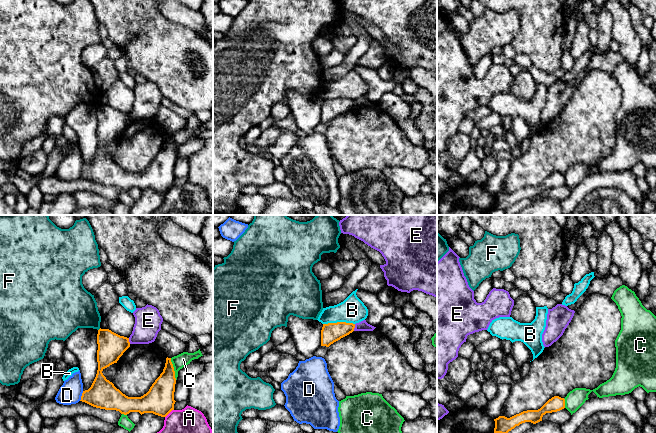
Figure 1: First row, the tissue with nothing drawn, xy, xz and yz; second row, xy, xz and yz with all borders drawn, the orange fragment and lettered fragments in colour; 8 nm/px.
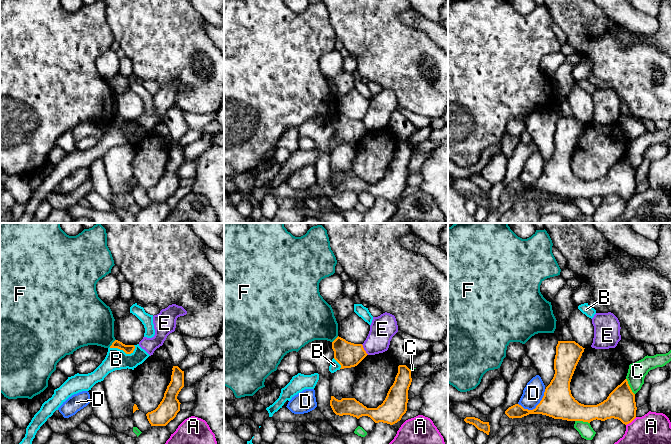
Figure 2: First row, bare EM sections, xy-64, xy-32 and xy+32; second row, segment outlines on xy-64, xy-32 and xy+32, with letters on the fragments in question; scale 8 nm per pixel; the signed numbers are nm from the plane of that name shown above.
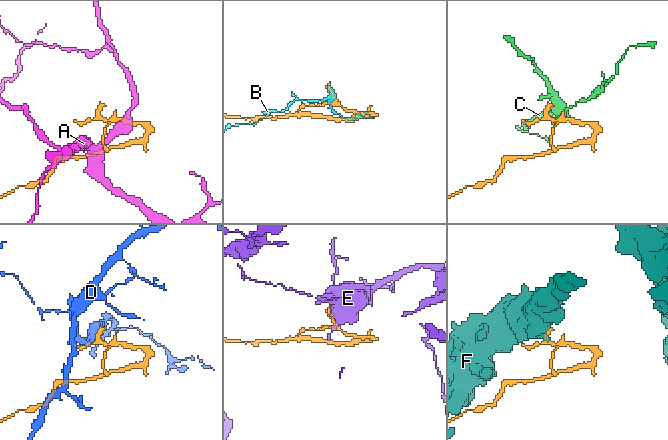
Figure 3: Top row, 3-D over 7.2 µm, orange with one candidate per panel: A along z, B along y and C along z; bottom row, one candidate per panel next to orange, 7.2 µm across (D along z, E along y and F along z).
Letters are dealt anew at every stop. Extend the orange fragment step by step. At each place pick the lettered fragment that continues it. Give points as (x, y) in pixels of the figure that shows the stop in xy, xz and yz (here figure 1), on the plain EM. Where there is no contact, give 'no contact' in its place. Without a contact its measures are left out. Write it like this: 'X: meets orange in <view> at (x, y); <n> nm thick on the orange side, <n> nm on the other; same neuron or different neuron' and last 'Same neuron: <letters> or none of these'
A: meets orange in xy at (169, 188); 240 nm thick on the orange side, 420 nm on the other; different neuron
B: meets orange in xz at (338, 98); 160 nm thick on the orange side, 200 nm on the other; different neuron
C: meets orange in xy at (173, 145); 220 nm thick on the orange side, 110 nm on the other; different neuron
D: meets orange in xy at (81, 172); 220 nm thick on the orange side, 180 nm on the other; different neuron
E: meets orange in xz at (354, 103); 160 nm thick on the orange side, 80 nm on the other; different neuron
F: meets orange in xy at (99, 105); 220 nm thick on the orange side, 320 nm on the other; different neuron
Same neuron: none of these

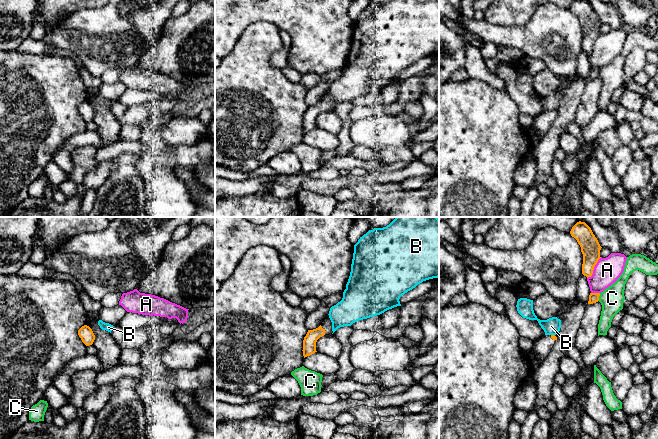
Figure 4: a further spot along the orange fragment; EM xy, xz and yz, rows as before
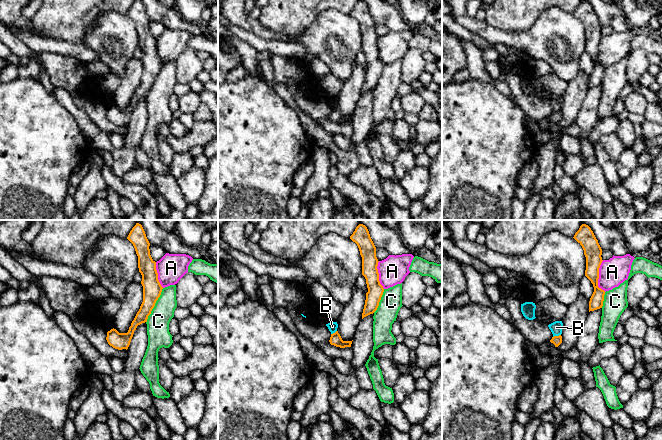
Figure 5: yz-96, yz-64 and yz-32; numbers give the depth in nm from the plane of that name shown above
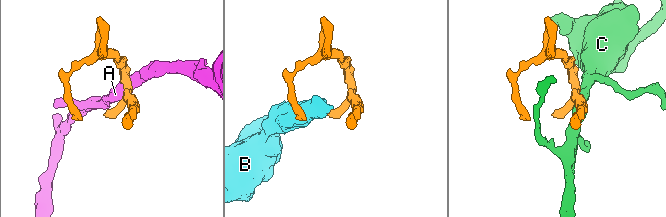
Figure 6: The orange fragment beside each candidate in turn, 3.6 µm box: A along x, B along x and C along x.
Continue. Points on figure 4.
A: meets orange in yz at (593, 44); 160 nm thick on the orange side, 200 nm on the other; different neuron
B: meets orange in yz at (553, 111); 40 nm thick on the orange side, 140 nm on the other; different neuron
C: meets orange in yz at (598, 73); 80 nm thick on the orange side, 190 nm on the other; different neuron
Same neuron: none of these

